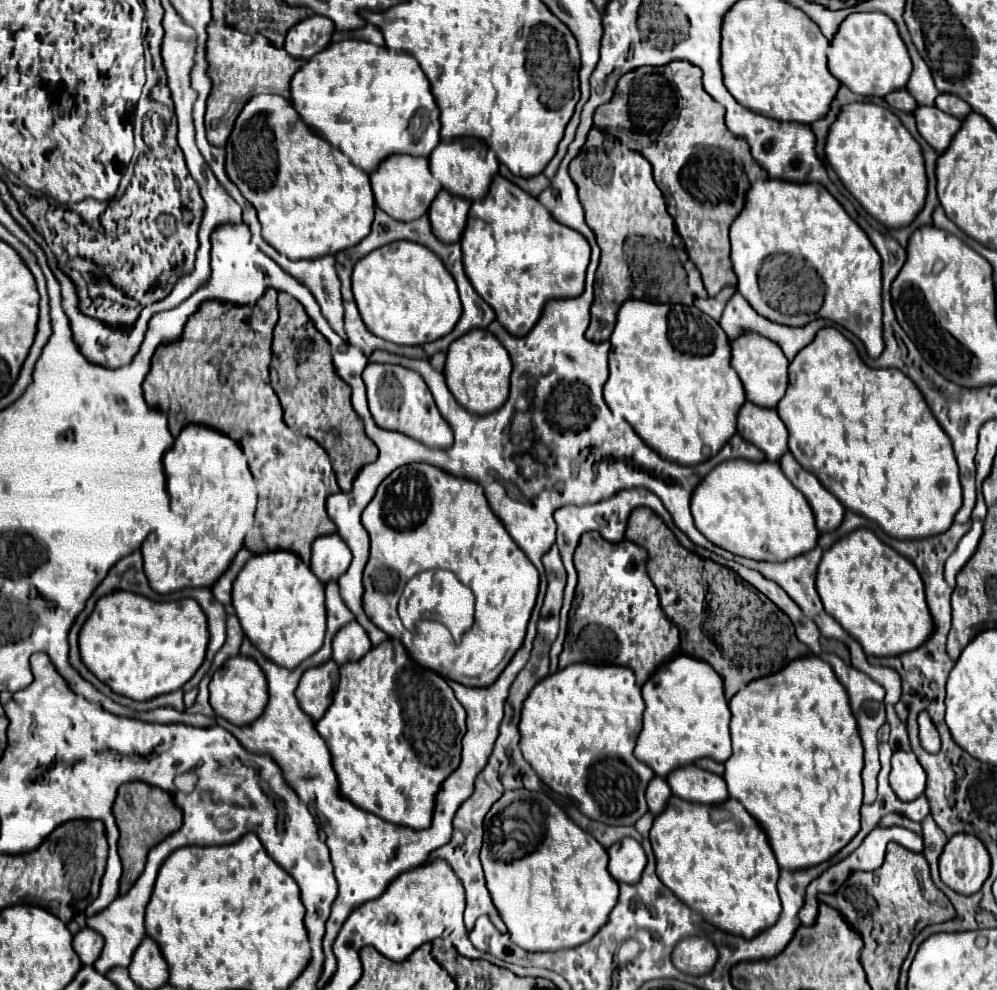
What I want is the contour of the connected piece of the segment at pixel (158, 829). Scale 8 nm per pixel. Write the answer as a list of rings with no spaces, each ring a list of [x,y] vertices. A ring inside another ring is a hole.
[[[128,782],[118,790],[114,802],[114,818],[120,828],[118,852],[124,866],[124,874],[120,880],[120,894],[126,894],[130,886],[136,882],[136,878],[142,874],[150,848],[154,848],[168,834],[176,832],[182,826],[182,810],[174,804],[170,792],[164,792],[146,782]]]

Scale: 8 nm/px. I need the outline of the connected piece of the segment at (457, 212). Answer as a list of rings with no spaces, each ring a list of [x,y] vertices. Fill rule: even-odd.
[[[440,190],[428,214],[432,230],[442,242],[450,244],[460,240],[462,230],[466,226],[470,204],[472,202],[466,202],[466,198],[454,198],[454,194],[446,194],[446,190]]]

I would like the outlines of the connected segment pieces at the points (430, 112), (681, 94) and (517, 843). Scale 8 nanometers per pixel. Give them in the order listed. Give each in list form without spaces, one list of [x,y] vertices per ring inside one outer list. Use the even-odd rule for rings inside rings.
[[[364,40],[332,42],[294,74],[292,86],[292,104],[300,118],[332,146],[336,144],[338,150],[352,160],[352,164],[368,174],[392,154],[426,158],[440,142],[440,110],[430,92],[426,74],[408,52],[390,52],[384,46],[380,48]]]
[[[674,60],[674,62],[670,62],[670,64],[666,66],[666,70],[672,72],[672,74],[670,74],[670,82],[674,82],[674,90],[616,90],[616,92],[614,92],[614,98],[612,98],[608,104],[602,104],[602,106],[596,110],[596,114],[594,114],[594,126],[600,128],[600,130],[604,130],[604,132],[614,134],[620,142],[626,142],[628,148],[638,150],[646,160],[650,160],[650,164],[652,164],[652,168],[654,168],[654,180],[656,180],[656,184],[658,184],[658,188],[662,190],[664,198],[666,198],[668,212],[674,216],[676,228],[678,228],[680,236],[682,236],[684,242],[686,242],[688,256],[690,256],[692,262],[698,266],[708,296],[716,296],[724,286],[734,286],[734,284],[736,284],[736,274],[734,274],[734,270],[732,270],[732,266],[730,266],[728,228],[730,228],[732,220],[736,218],[736,214],[744,208],[744,198],[746,198],[746,192],[748,192],[748,188],[750,188],[748,176],[746,176],[746,172],[744,172],[744,168],[742,168],[740,162],[754,162],[754,160],[752,160],[752,156],[750,156],[750,152],[748,152],[748,144],[746,144],[742,138],[738,138],[738,136],[734,136],[734,134],[728,132],[728,128],[726,128],[726,124],[724,124],[724,106],[720,106],[714,98],[710,98],[710,94],[706,94],[704,86],[702,86],[702,70],[700,70],[698,66],[686,62],[686,60]]]
[[[518,788],[504,792],[502,798],[494,802],[484,820],[480,860],[492,902],[502,914],[512,942],[528,952],[576,948],[588,942],[600,926],[606,924],[618,900],[618,882],[608,872],[604,846],[592,834],[578,828],[546,792]]]

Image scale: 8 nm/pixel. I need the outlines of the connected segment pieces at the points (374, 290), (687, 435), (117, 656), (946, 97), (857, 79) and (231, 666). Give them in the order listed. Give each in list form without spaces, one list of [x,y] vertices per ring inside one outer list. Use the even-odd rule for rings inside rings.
[[[410,240],[386,244],[358,260],[352,274],[352,292],[368,330],[394,344],[420,346],[438,340],[450,334],[462,314],[456,282],[440,256]]]
[[[626,300],[610,342],[610,378],[604,384],[604,400],[612,412],[622,412],[640,438],[662,458],[696,466],[714,456],[736,434],[736,414],[746,402],[744,386],[730,366],[730,340],[714,318],[696,306]]]
[[[116,590],[114,594],[106,594],[106,598],[100,598],[96,602],[94,612],[82,626],[80,654],[96,678],[108,684],[114,692],[134,700],[148,700],[182,688],[204,662],[208,640],[208,620],[196,600],[184,598],[178,602],[154,602],[150,598],[142,598],[142,594]]]
[[[940,94],[938,98],[936,98],[936,106],[940,108],[940,110],[944,110],[946,114],[952,114],[952,116],[956,116],[956,118],[964,118],[966,114],[970,114],[972,112],[972,108],[962,100],[962,98],[958,98],[958,96],[954,96],[954,94]]]
[[[856,12],[842,22],[838,34],[834,34],[830,42],[828,68],[842,84],[846,84],[856,94],[884,96],[906,86],[912,72],[912,60],[898,34],[896,24],[886,14]]]
[[[234,656],[228,658],[222,668],[218,668],[210,680],[210,704],[216,712],[216,716],[222,716],[230,720],[236,726],[246,726],[254,722],[266,708],[268,702],[268,682],[262,672],[262,668],[256,664],[256,660],[248,656]]]

